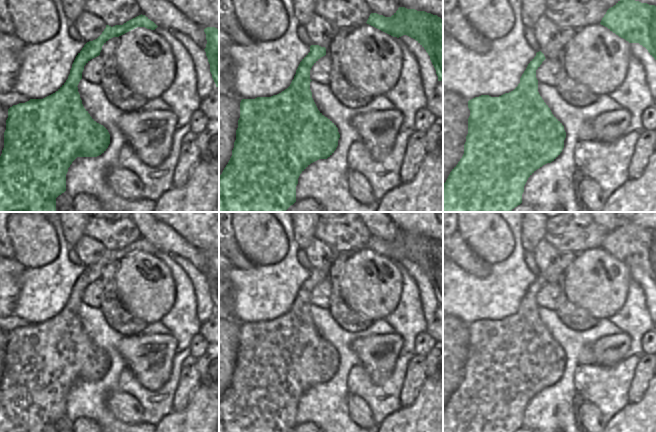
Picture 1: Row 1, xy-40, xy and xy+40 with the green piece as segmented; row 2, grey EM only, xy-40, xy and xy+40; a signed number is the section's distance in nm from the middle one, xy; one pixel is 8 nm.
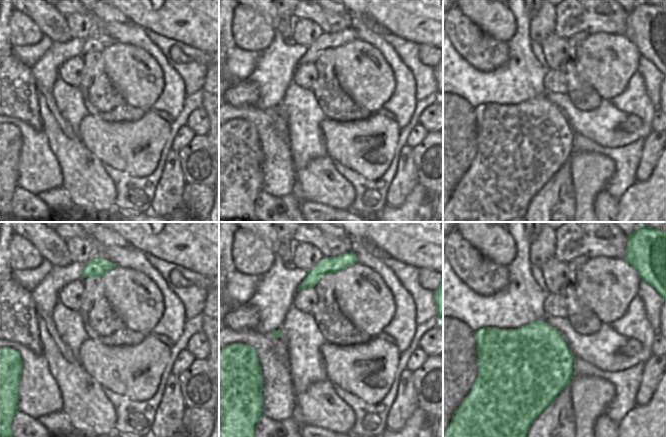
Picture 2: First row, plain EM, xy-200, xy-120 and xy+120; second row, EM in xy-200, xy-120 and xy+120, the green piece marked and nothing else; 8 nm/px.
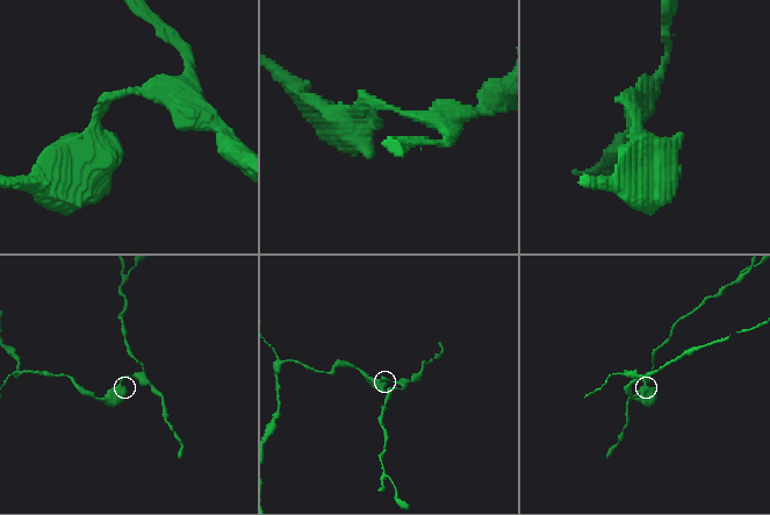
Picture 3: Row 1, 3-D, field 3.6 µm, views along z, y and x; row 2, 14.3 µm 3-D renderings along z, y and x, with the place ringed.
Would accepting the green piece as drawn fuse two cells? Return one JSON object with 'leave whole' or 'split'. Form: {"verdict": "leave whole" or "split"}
{"verdict": "split"}

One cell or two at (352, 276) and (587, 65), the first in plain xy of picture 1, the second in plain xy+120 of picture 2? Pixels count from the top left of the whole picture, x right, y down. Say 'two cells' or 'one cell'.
one cell

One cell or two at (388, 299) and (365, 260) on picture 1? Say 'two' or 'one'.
one

